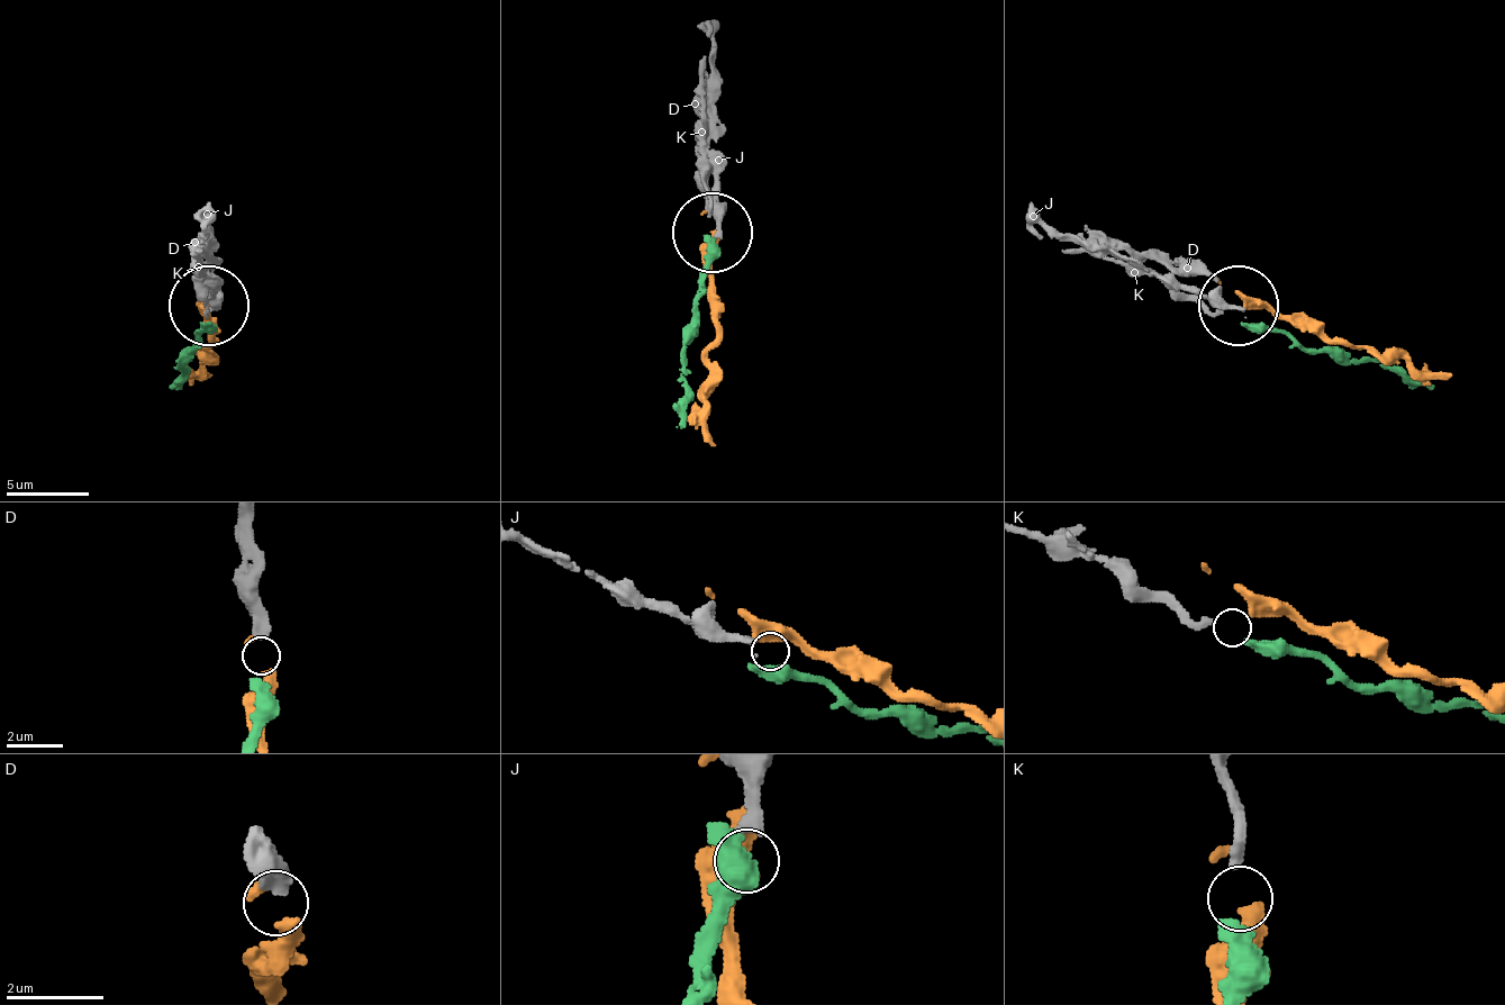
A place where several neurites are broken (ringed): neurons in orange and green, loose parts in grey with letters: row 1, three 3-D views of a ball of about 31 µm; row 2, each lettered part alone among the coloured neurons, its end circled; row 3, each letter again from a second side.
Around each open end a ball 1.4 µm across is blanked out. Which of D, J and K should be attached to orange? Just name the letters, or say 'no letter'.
D

